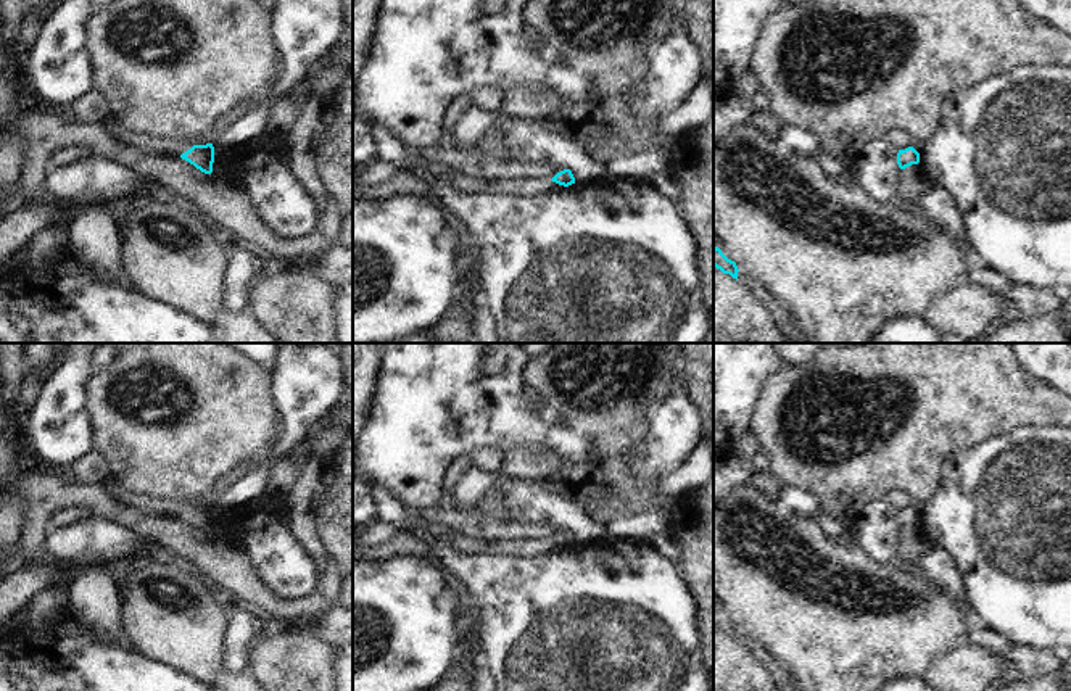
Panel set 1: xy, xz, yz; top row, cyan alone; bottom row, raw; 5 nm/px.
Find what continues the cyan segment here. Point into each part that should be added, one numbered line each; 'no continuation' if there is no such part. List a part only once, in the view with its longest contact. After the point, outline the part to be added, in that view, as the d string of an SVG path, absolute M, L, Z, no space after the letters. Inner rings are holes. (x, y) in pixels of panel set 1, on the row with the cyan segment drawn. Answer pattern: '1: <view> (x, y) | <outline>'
1: xy (168, 147) | M106 119L103 124L111 139L121 140L124 145L130 145L145 155L163 155L167 158L180 158L182 153L185 153L193 147L190 140L143 135L127 130L114 124L111 119Z

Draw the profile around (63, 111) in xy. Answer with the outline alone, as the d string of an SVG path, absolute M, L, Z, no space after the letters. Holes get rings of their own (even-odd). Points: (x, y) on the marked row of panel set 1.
M34 100L32 103L32 111L40 113L40 114L48 114L48 116L58 116L64 122L76 122L77 119L72 114L72 110L69 105L50 105L40 100Z

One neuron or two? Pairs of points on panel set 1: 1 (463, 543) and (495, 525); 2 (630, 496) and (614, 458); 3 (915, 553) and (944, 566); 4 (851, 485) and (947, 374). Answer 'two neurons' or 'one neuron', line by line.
1: two neurons
2: one neuron
3: two neurons
4: one neuron

